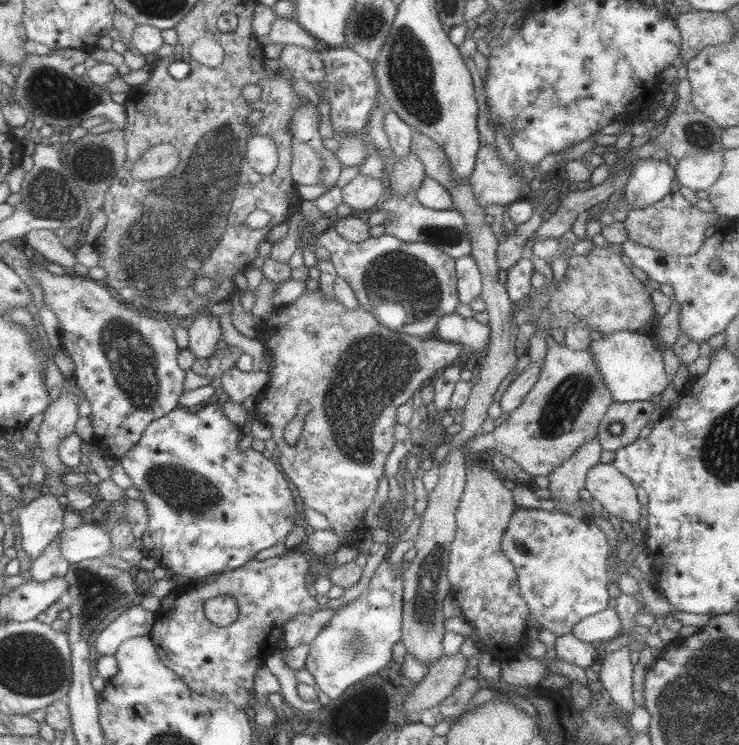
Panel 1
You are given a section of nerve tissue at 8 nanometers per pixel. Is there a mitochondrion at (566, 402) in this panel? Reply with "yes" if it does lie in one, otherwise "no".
yes

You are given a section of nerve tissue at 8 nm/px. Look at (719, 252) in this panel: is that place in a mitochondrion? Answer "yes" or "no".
no

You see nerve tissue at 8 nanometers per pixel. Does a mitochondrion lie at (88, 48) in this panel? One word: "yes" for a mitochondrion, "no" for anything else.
no

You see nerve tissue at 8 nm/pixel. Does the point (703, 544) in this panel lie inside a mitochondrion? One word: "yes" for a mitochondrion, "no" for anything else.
no

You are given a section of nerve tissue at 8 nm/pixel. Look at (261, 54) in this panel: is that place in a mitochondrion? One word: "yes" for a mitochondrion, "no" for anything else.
no

